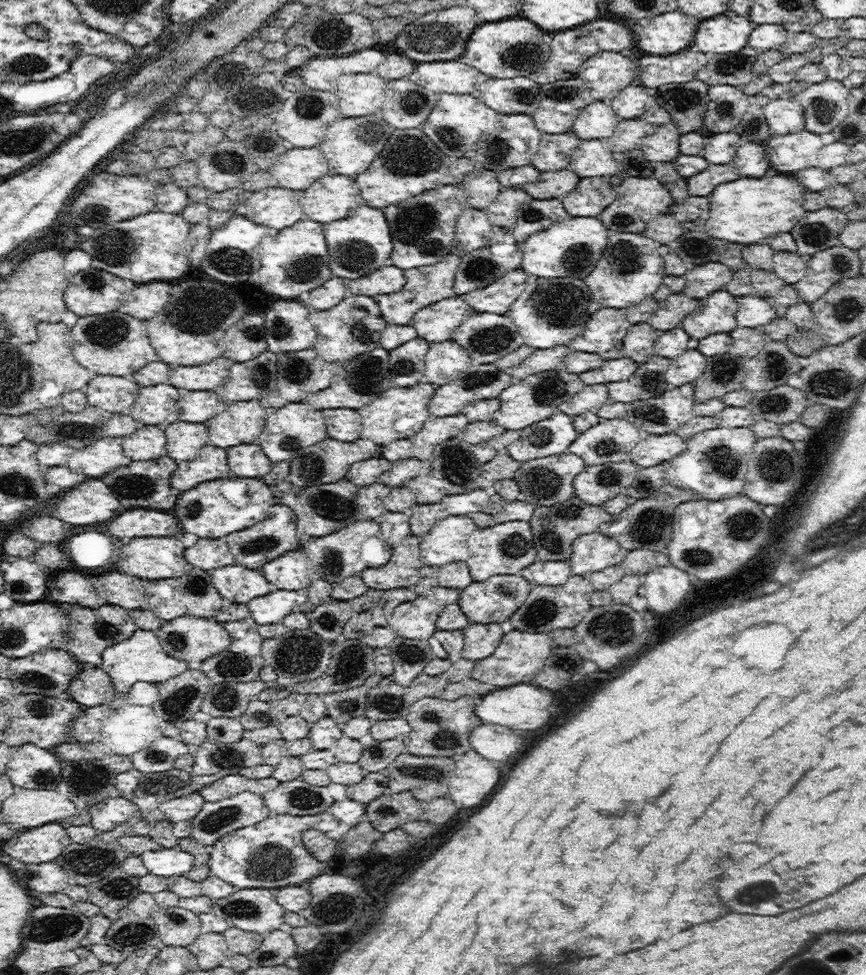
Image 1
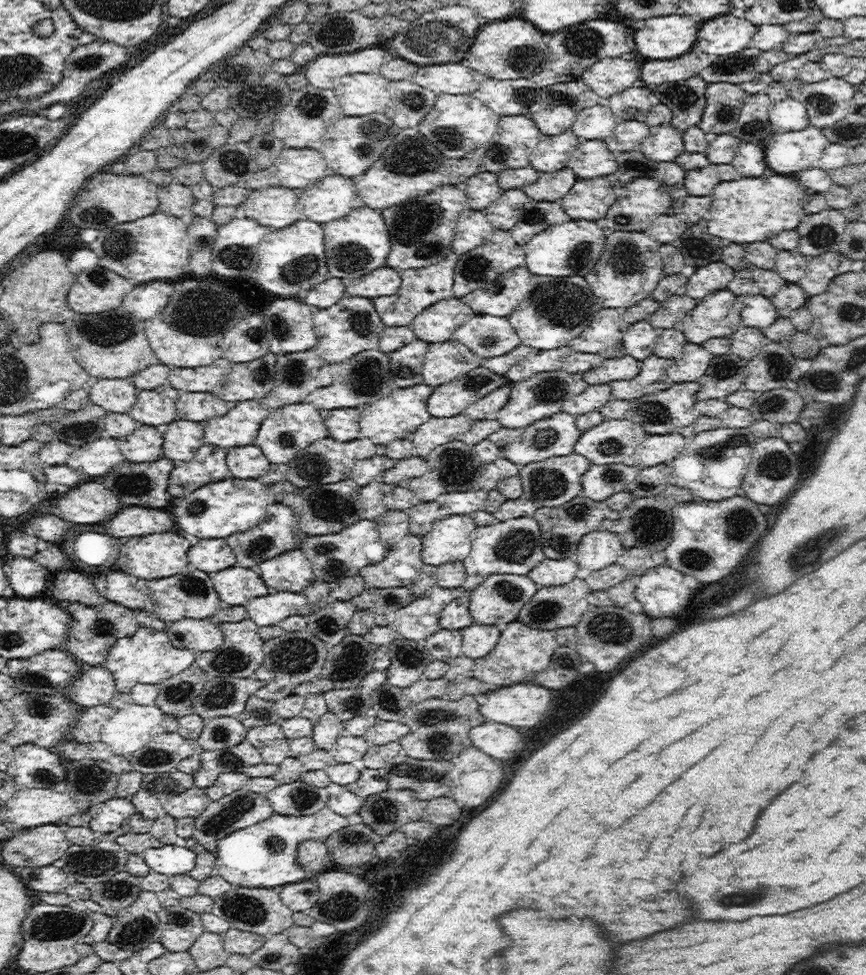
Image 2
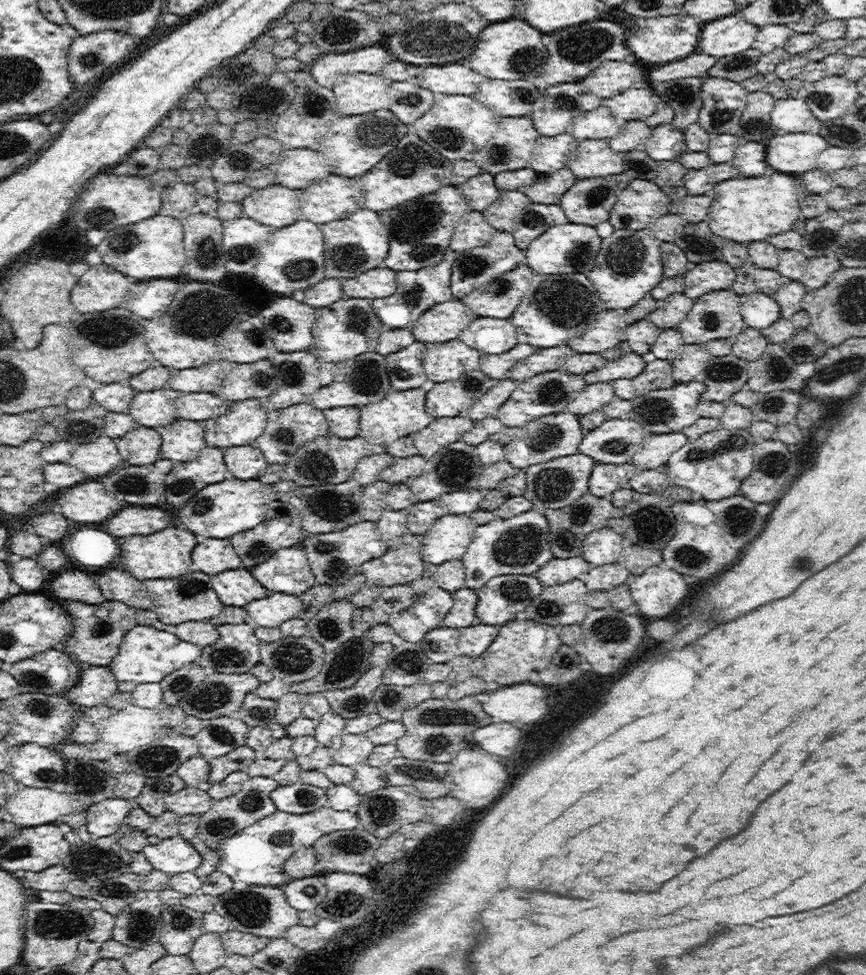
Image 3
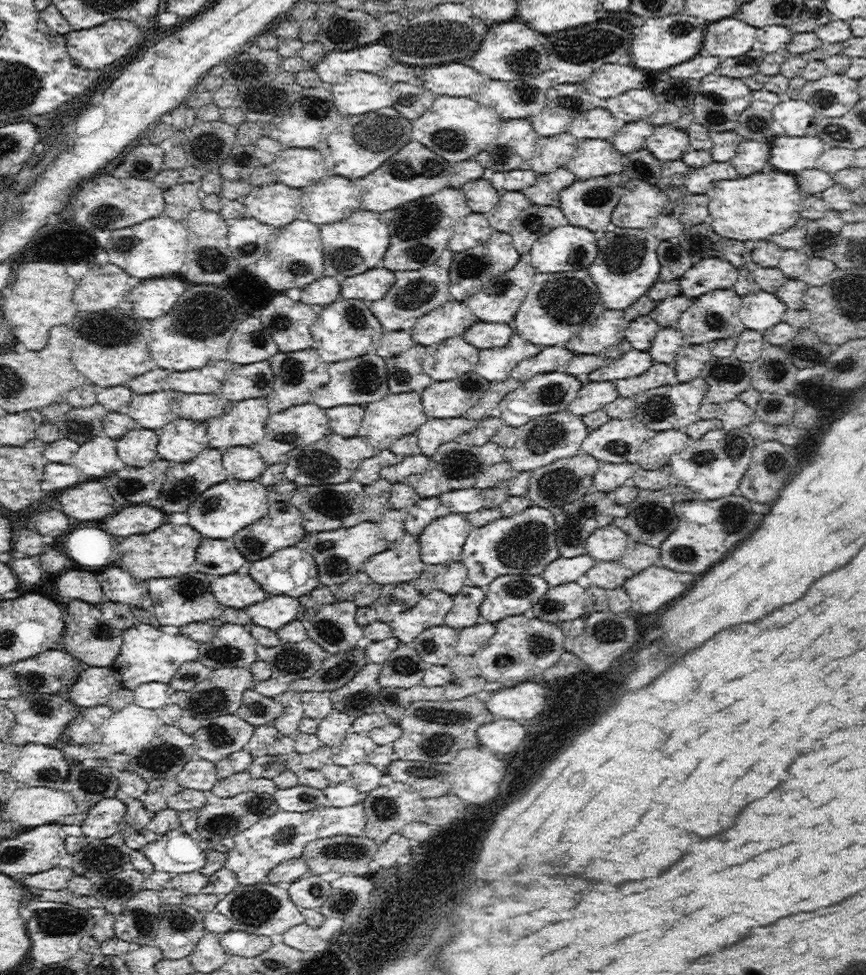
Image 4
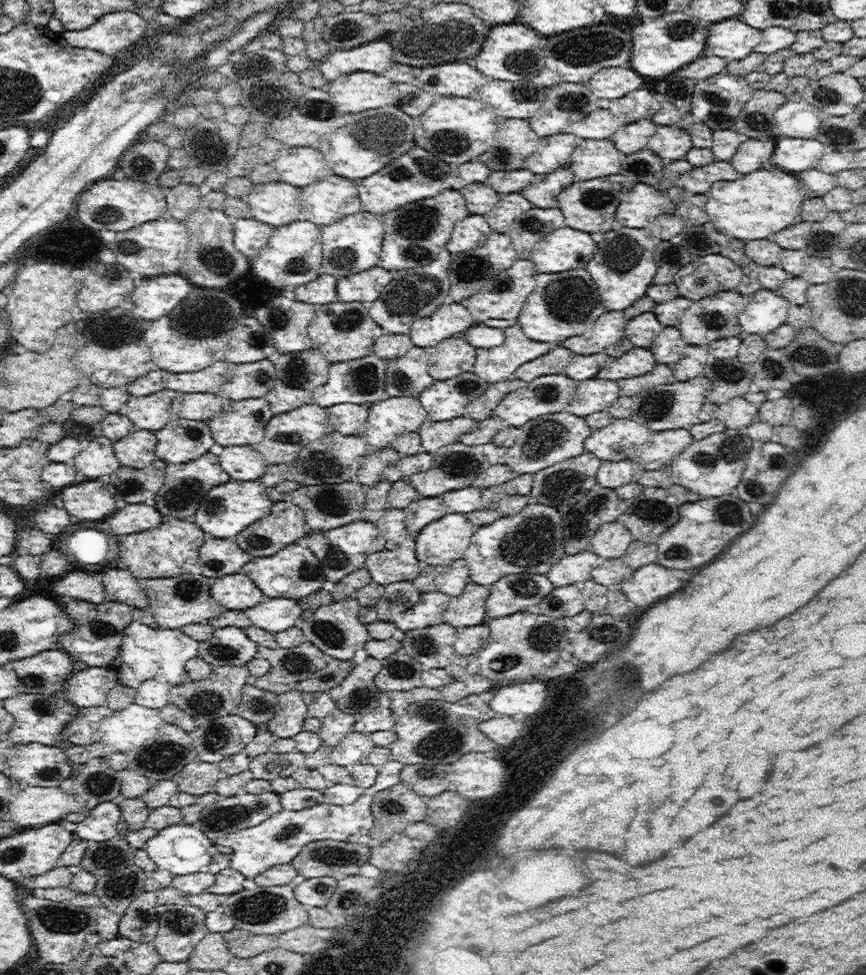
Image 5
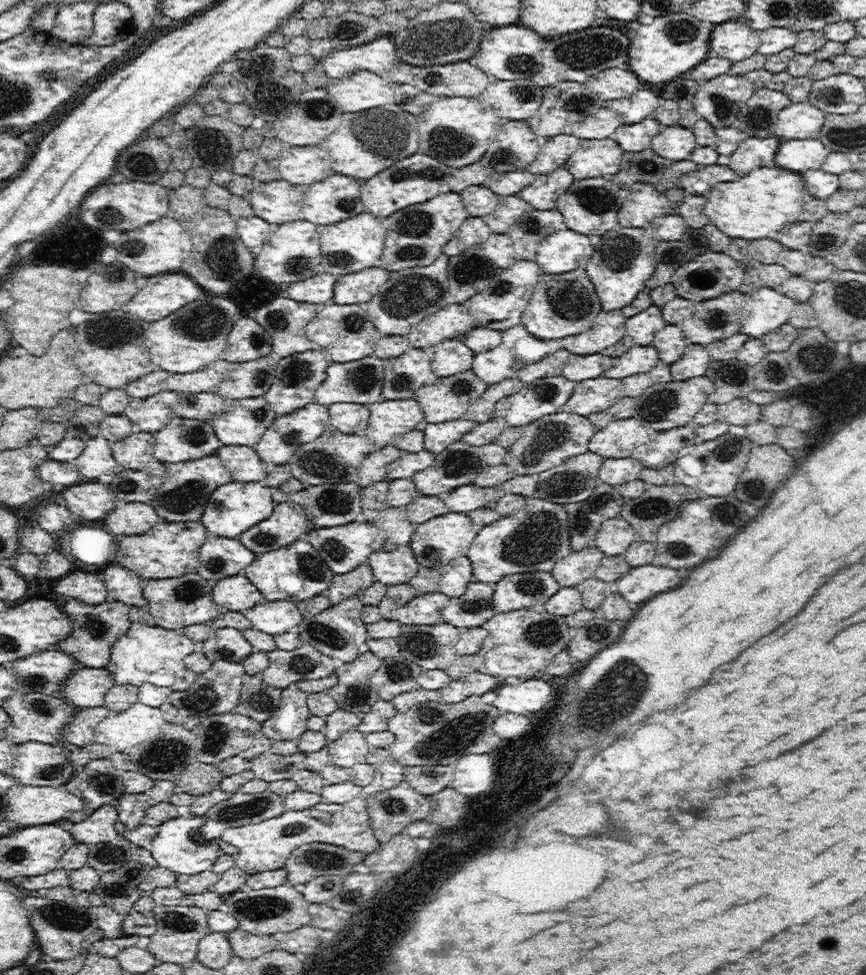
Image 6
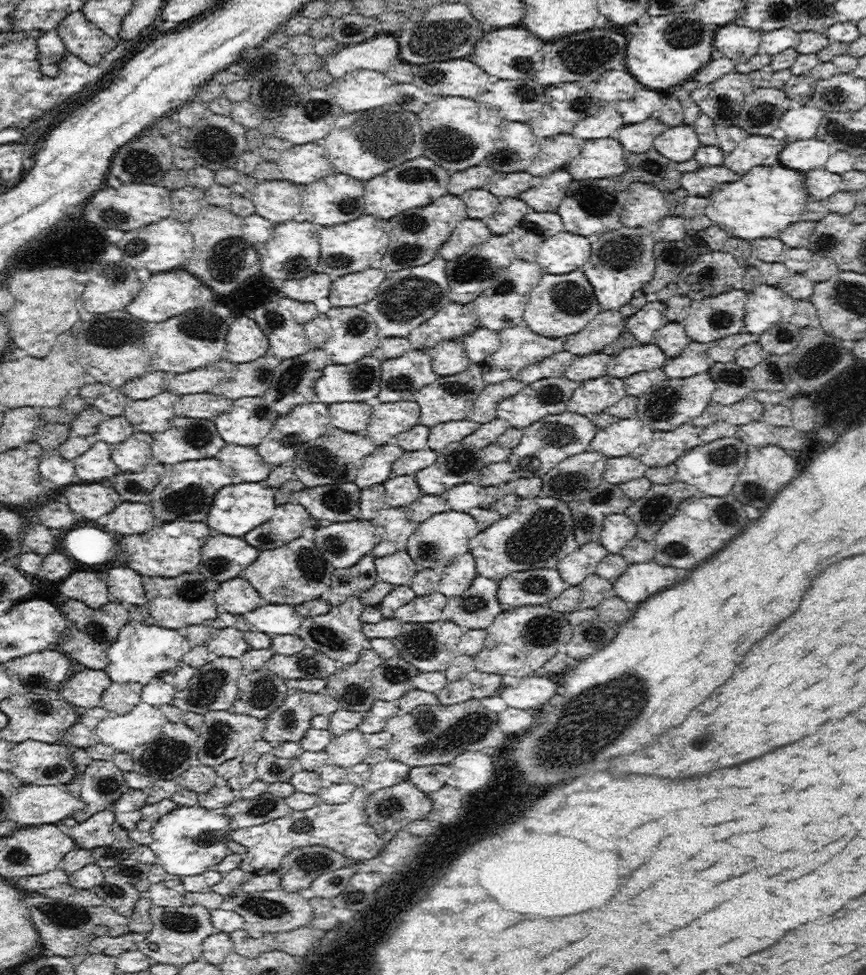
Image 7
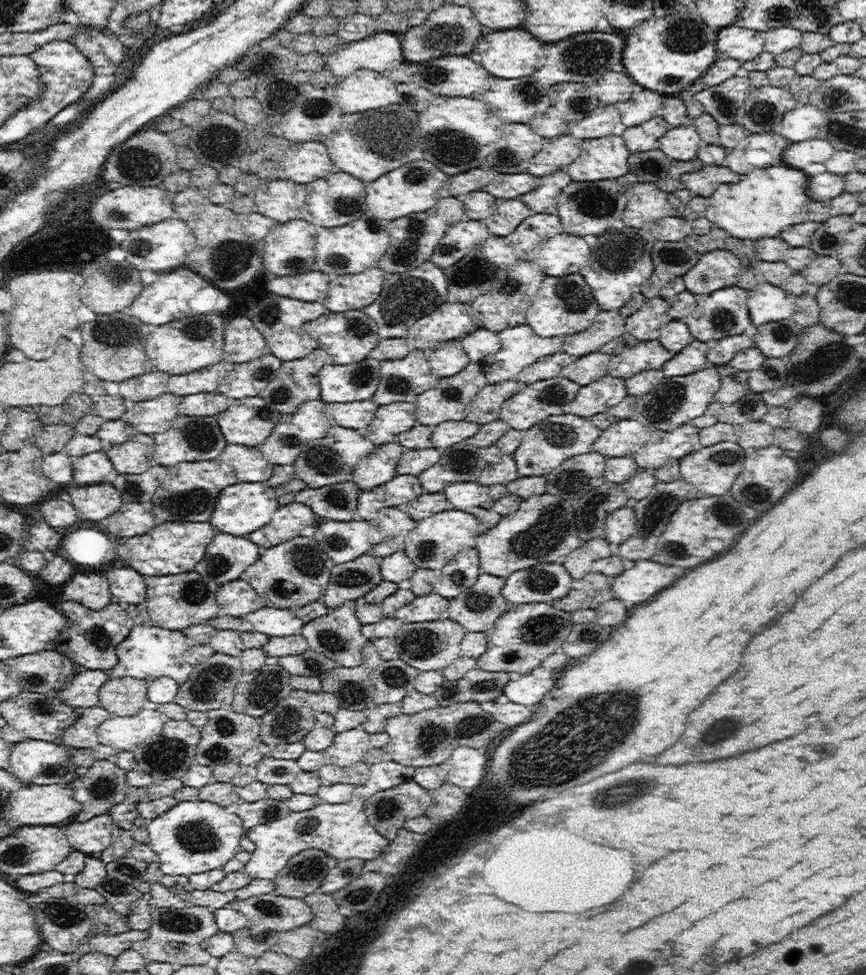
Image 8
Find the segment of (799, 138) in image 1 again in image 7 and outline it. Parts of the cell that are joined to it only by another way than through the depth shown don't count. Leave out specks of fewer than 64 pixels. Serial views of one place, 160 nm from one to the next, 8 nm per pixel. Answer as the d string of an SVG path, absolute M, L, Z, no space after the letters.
M818 138L787 141L784 150L780 151L780 162L794 170L814 170L824 168L830 158L830 144Z

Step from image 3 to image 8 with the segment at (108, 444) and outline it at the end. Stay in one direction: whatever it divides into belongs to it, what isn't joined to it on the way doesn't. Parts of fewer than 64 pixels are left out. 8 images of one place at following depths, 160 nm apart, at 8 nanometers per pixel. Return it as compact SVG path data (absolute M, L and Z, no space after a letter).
M102 448L78 457L73 461L74 485L102 483L104 477L108 476L113 469L113 462L108 458L107 451Z

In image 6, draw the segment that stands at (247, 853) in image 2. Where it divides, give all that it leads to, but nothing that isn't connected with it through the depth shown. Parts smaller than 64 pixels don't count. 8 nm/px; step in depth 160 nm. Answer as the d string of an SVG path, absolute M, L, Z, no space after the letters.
M389 757L375 767L371 783L362 787L362 790L349 802L328 804L321 800L316 806L304 810L285 810L280 816L262 820L258 824L227 828L222 832L221 839L238 848L234 860L235 866L249 875L284 867L290 853L303 844L328 843L362 854L370 854L380 846L381 842L375 838L371 827L368 803L378 791L394 789L405 780L403 767L396 759Z

